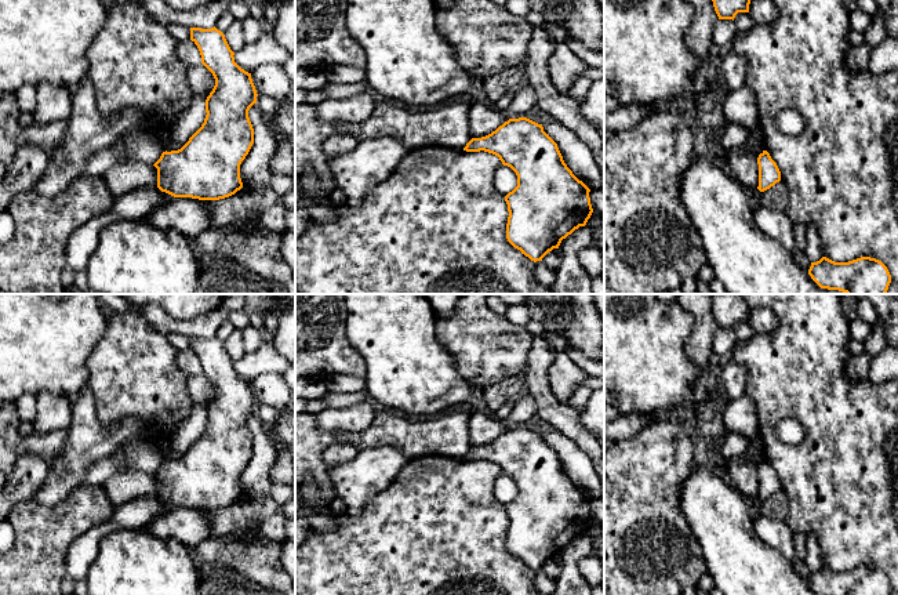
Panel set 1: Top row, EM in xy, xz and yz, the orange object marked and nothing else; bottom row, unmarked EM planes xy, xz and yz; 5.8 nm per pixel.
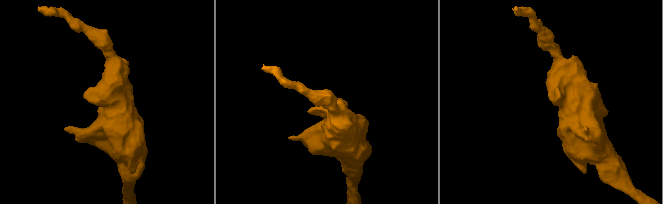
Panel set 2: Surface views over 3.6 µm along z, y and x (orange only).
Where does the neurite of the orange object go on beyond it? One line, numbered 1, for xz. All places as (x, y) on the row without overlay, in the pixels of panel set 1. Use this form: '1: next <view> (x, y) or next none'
1: next none

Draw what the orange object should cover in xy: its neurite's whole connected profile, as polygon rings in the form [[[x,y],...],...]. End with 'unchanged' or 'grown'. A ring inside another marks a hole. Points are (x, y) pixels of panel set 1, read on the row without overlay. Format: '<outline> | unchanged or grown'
[[[190,337],[190,349],[215,388],[206,409],[207,424],[181,458],[163,461],[153,475],[161,501],[174,507],[219,509],[243,497],[240,474],[254,453],[248,420],[258,403],[251,382],[235,371],[235,362],[221,340]]] | unchanged

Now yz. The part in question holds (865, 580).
[[[822,566],[811,572],[808,584],[818,595],[890,595],[891,592],[887,576],[870,566],[848,572],[835,572]]] | unchanged

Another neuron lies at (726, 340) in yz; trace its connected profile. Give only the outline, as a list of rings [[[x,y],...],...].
[[[719,329],[713,340],[716,355],[732,353],[738,345],[738,337],[732,329]]]

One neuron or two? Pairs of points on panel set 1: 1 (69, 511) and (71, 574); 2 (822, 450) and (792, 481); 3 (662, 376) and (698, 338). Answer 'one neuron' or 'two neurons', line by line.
1: two neurons
2: one neuron
3: two neurons

